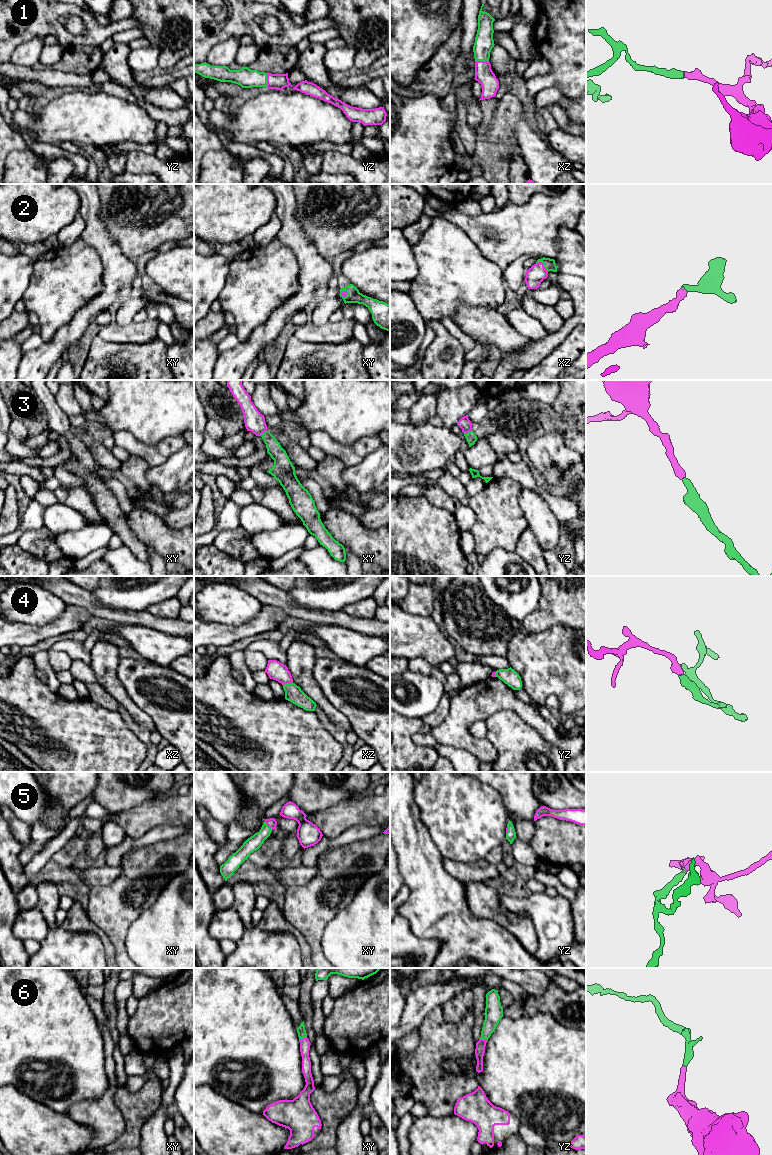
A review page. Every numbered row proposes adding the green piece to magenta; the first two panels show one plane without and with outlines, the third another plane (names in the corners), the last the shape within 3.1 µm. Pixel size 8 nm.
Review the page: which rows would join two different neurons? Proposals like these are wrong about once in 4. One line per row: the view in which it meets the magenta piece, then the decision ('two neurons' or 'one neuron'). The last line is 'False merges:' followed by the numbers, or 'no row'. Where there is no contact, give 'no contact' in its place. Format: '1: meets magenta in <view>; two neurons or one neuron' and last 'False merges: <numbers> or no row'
1: meets magenta in yz; one neuron
2: meets magenta in xz; one neuron
3: meets magenta in yz; one neuron
4: meets magenta in xz; one neuron
5: meets magenta in xy; one neuron
6: meets magenta in xy; one neuron
False merges: no row

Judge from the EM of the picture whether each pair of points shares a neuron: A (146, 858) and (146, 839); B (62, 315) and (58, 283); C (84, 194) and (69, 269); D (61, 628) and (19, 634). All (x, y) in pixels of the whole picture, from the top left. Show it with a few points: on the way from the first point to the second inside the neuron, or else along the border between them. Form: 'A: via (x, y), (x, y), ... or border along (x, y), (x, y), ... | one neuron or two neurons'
A: border along (169, 840), (157, 841), (130, 850) | two neurons
B: via (58, 307), (58, 291) | one neuron
C: border along (80, 238), (99, 253) | two neurons
D: via (51, 630), (29, 634) | one neuron

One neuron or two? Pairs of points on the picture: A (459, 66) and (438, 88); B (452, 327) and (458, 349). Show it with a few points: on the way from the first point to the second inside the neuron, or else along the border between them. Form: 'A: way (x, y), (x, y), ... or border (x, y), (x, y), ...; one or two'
A: border (460, 50), (454, 63), (453, 76); two
B: border (439, 320), (460, 342), (465, 351); two

